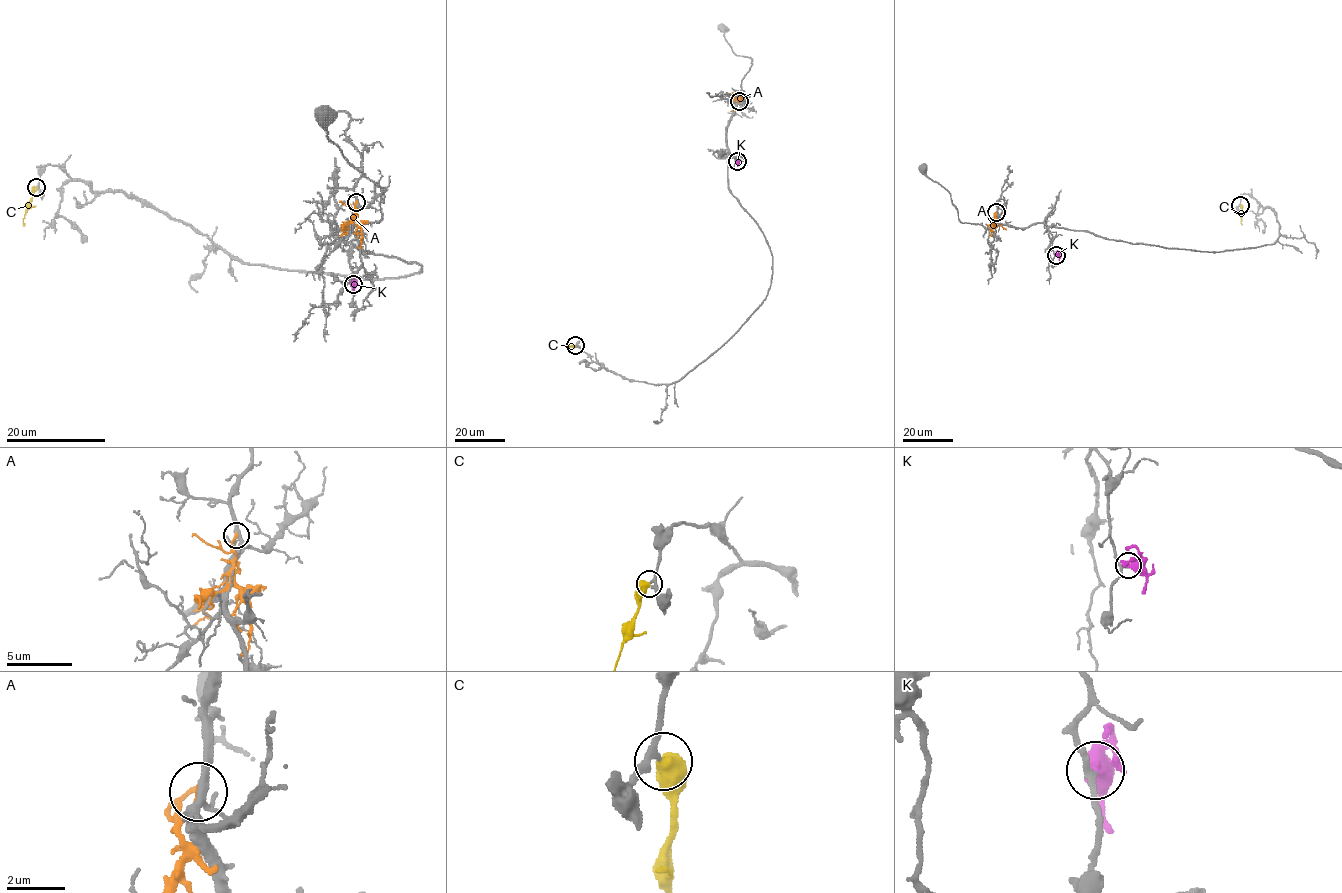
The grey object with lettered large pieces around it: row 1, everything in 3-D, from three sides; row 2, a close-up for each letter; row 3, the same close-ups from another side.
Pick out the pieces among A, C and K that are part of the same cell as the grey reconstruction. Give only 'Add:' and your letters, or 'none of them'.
Add: C

